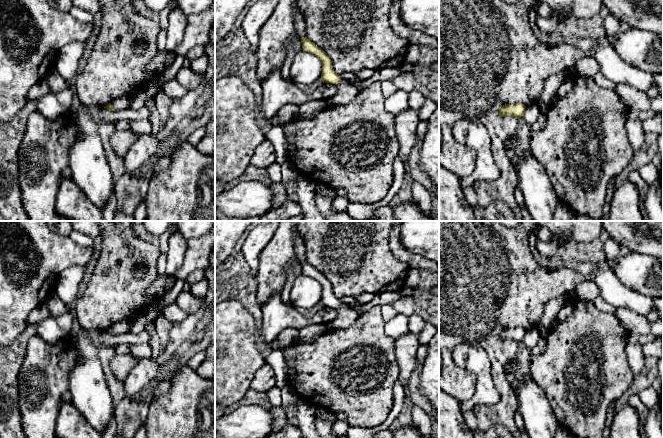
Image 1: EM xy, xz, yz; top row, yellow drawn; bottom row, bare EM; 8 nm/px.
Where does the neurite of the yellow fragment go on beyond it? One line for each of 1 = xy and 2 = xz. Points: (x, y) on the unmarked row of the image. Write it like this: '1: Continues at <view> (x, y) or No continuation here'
1: Continues at xy (124, 326)
2: Continues at xz (346, 316)

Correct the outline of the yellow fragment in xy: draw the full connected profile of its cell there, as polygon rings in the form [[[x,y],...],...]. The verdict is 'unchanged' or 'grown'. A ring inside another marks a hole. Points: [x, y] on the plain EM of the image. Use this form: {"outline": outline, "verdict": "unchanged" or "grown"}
{"outline": [[[123,319],[112,324],[108,329],[104,330],[109,335],[120,335],[131,331],[131,327],[135,319]]], "verdict": "grown"}

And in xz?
{"outline": [[[292,221],[294,224],[294,248],[296,252],[296,258],[301,263],[302,274],[308,277],[314,278],[322,287],[322,297],[321,302],[325,307],[335,308],[338,312],[337,316],[327,324],[328,329],[345,329],[354,324],[359,316],[359,313],[340,303],[339,298],[337,298],[332,290],[332,285],[330,281],[317,269],[312,267],[306,261],[306,248],[304,245],[304,240],[297,231],[297,224],[299,221]]], "verdict": "grown"}

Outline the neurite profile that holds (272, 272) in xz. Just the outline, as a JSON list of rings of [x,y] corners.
[[[281,221],[270,242],[260,253],[257,278],[257,304],[261,307],[274,294],[281,294],[288,275],[287,266],[296,258],[294,224]]]

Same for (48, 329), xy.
[[[48,317],[37,324],[37,334],[49,344],[56,344],[59,341],[70,341],[70,333],[61,330],[55,317]]]

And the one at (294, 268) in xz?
[[[295,258],[289,263],[287,268],[288,268],[288,275],[281,292],[281,300],[287,306],[293,307],[290,299],[290,291],[291,291],[292,283],[295,280],[295,278],[298,275],[302,274],[302,267],[301,267],[301,263],[297,260],[297,258]]]

